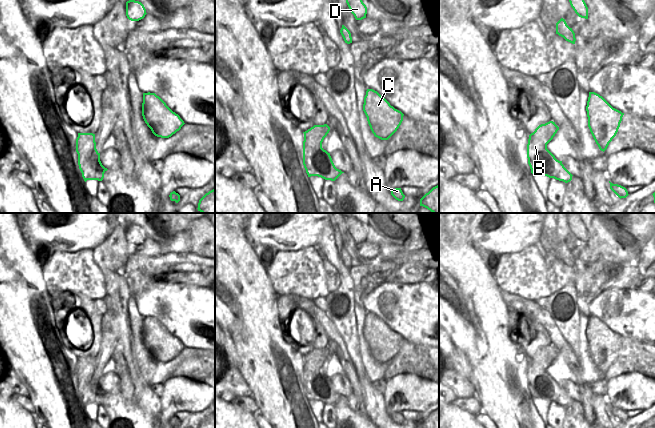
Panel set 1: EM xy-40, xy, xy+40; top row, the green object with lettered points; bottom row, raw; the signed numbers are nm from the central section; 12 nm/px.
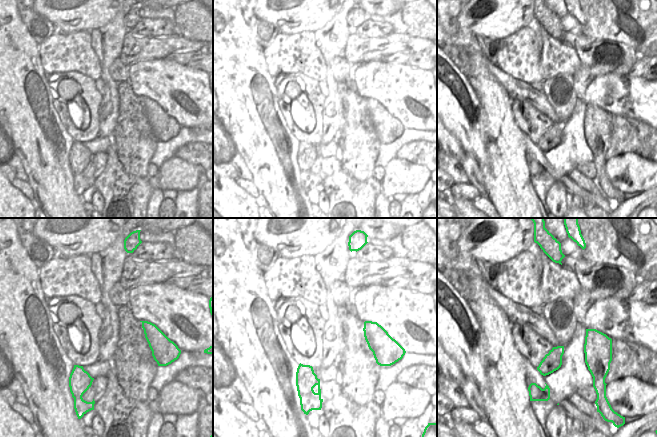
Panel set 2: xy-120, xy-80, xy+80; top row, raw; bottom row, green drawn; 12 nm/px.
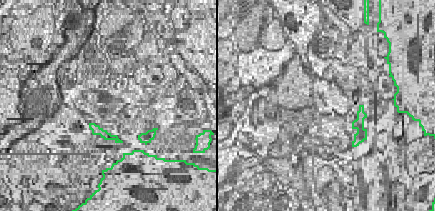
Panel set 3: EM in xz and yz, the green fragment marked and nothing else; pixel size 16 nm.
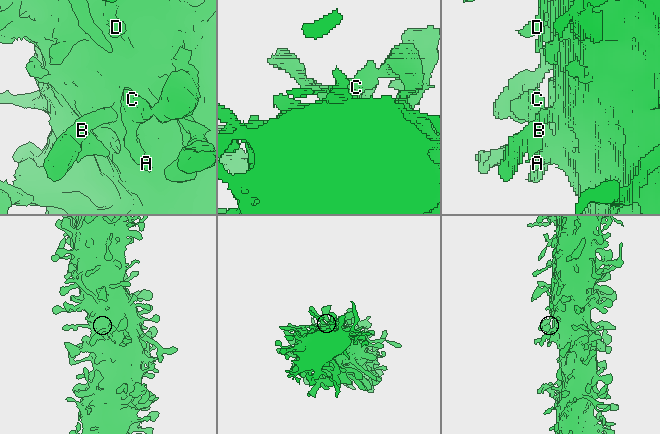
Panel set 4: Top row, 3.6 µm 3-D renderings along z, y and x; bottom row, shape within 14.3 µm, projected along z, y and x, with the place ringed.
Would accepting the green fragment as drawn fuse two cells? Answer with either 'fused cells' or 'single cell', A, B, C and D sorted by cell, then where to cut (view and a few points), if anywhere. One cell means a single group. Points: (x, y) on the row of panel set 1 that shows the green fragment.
single cell; groups A B C D; cut none

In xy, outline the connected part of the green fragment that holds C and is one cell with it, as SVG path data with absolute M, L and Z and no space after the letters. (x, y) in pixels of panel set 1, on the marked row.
M367 89L363 111L375 137L388 140L399 128L404 114L373 89Z

